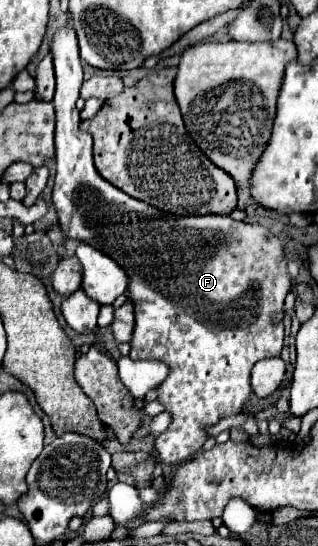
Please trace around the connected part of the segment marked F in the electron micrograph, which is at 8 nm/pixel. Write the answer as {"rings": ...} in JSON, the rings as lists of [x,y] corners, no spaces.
{"rings":[[[68,24],[66,28],[58,30],[54,34],[52,40],[52,56],[54,56],[54,70],[56,70],[56,94],[54,94],[54,108],[56,108],[56,184],[54,184],[54,192],[52,192],[52,204],[58,210],[58,218],[60,218],[60,228],[64,232],[66,238],[76,238],[82,240],[86,244],[92,244],[94,248],[106,252],[108,256],[112,256],[130,276],[130,298],[134,300],[134,312],[136,312],[136,328],[134,328],[134,338],[132,338],[132,352],[130,358],[140,360],[140,358],[148,358],[148,360],[162,360],[164,364],[168,364],[170,368],[170,376],[162,382],[162,386],[158,388],[158,402],[162,402],[166,406],[166,410],[172,414],[172,424],[168,426],[166,432],[162,432],[156,440],[156,452],[160,462],[164,464],[180,464],[184,460],[188,460],[192,454],[196,454],[202,444],[206,442],[206,426],[216,424],[218,420],[238,414],[242,410],[242,406],[246,404],[248,396],[252,394],[250,388],[250,370],[258,360],[264,358],[274,358],[280,356],[282,350],[282,340],[284,340],[284,326],[274,326],[270,322],[270,314],[274,310],[282,310],[284,308],[284,298],[290,292],[290,276],[286,270],[286,258],[284,258],[284,250],[280,240],[264,226],[260,224],[246,224],[246,222],[236,222],[230,216],[220,216],[220,214],[206,214],[206,216],[172,216],[166,214],[154,206],[148,206],[146,202],[140,202],[132,196],[128,196],[126,192],[118,190],[116,186],[112,186],[110,182],[106,182],[94,168],[94,160],[92,160],[92,136],[88,132],[80,130],[80,114],[76,110],[76,100],[80,96],[80,86],[82,86],[82,60],[80,60],[80,52],[78,52],[78,40],[74,34],[72,24]]]}

